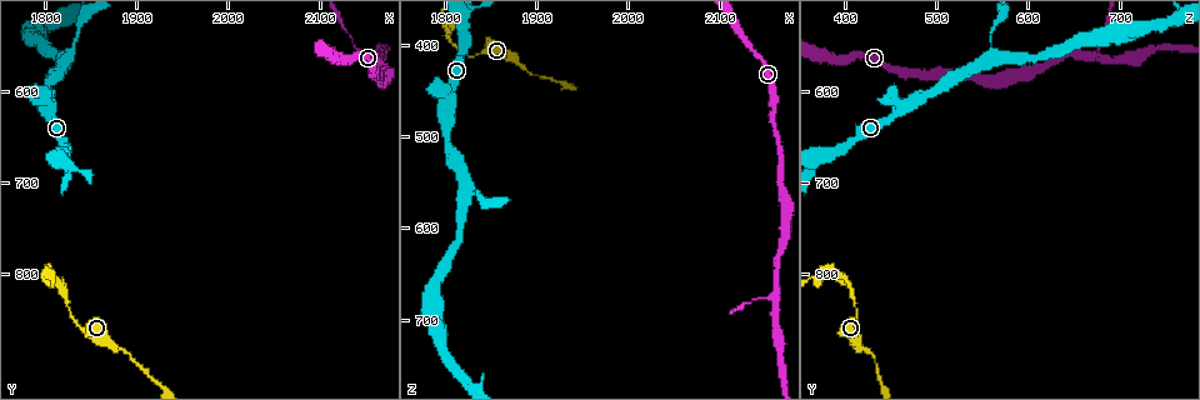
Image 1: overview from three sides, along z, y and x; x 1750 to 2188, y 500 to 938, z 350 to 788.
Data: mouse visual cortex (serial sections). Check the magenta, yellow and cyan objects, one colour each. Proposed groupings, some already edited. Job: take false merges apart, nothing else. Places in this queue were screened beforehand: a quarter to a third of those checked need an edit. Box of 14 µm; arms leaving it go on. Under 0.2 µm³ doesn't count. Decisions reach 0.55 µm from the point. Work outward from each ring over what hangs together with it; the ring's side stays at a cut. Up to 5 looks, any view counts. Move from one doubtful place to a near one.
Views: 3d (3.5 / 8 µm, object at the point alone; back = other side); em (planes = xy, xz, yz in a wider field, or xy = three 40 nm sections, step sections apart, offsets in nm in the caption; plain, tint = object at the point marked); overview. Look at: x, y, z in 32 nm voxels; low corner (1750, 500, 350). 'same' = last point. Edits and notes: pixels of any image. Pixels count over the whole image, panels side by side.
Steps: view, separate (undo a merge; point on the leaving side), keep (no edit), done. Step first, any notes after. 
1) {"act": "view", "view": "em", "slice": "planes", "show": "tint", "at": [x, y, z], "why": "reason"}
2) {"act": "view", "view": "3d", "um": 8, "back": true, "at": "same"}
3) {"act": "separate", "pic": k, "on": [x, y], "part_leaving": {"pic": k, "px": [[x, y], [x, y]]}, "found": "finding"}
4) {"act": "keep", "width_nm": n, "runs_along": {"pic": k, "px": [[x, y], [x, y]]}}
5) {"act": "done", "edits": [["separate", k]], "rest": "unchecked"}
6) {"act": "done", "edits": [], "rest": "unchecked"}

{"act": "view", "view": "3d", "um": 3.5, "at": [1810, 805, 400], "why": "a narrow waist"}

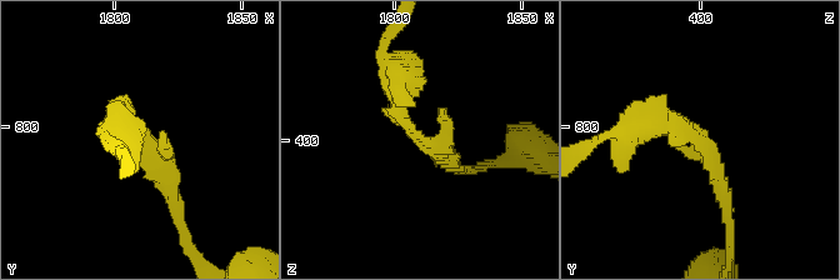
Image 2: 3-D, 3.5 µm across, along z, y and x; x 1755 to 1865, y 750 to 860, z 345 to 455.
{"act": "view", "view": "em", "slice": "xy", "step": 5, "show": "tint", "at": [1808, 803, 398], "arm_widths_nm": [200, 300], "why": "need the tissue"}

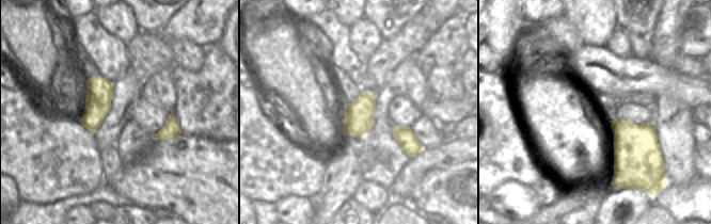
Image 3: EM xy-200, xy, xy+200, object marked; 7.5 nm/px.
{"act": "separate", "pic": 2, "on": [120, 109], "part_leaving": {"pic": 2, "px": [[403, 106], [399, 70], [383, 58], [390, 33]]}, "found": "two cells meet here"}

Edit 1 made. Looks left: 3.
{"act": "view", "view": "3d", "um": 8, "at": [2160, 565, 680], "why": "branch point"}

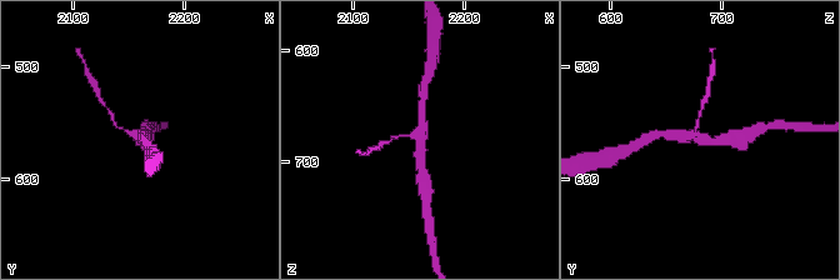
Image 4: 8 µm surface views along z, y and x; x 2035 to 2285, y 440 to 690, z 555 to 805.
{"act": "view", "view": "em", "slice": "planes", "show": "tint", "at": [2160, 560, 676], "why": "now the EM"}

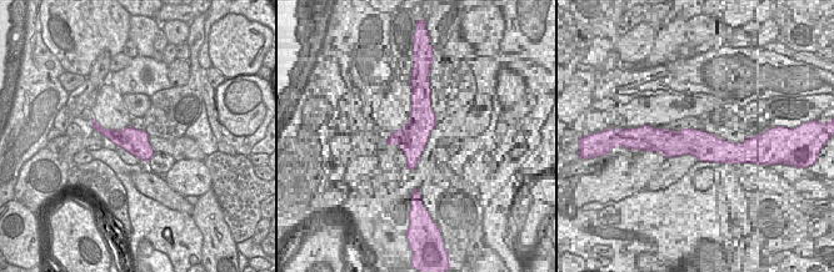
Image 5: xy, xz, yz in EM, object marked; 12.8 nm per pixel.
{"act": "keep", "arms": 3, "runs_along": {"pic": 4, "px": [[656, 135], [731, 138]]}, "found": "all the same cell"}

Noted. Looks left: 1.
{"act": "done", "edits": [["separate", 2]], "rest": "unchecked"}

